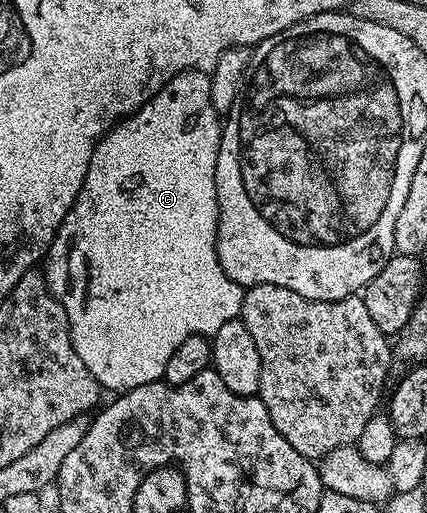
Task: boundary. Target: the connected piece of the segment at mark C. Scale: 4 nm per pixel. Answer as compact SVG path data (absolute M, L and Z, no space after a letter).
M180 71L158 95L151 97L138 111L133 112L132 115L110 127L109 130L106 131L105 136L99 140L96 149L91 153L91 161L87 165L87 173L85 174L83 185L77 194L77 200L71 205L67 217L59 225L57 235L53 238L53 243L49 246L48 252L43 260L43 274L45 280L51 289L51 293L59 301L59 305L63 305L63 309L67 313L69 332L71 333L71 341L73 342L75 353L79 353L79 358L83 361L83 365L87 365L87 369L91 369L91 377L95 377L97 384L106 392L113 391L112 393L124 393L135 389L139 385L158 382L158 380L164 376L165 370L167 369L167 357L171 357L171 353L175 353L175 349L179 349L179 345L183 345L183 341L187 341L187 337L191 337L192 335L211 337L221 326L227 325L227 321L231 321L240 316L246 288L240 287L235 281L231 281L227 277L227 273L223 273L223 269L219 265L219 257L217 256L217 218L219 217L219 209L217 208L217 190L215 189L215 165L219 157L222 126L223 123L219 118L219 113L211 101L211 81L209 80L209 75L203 71Z

